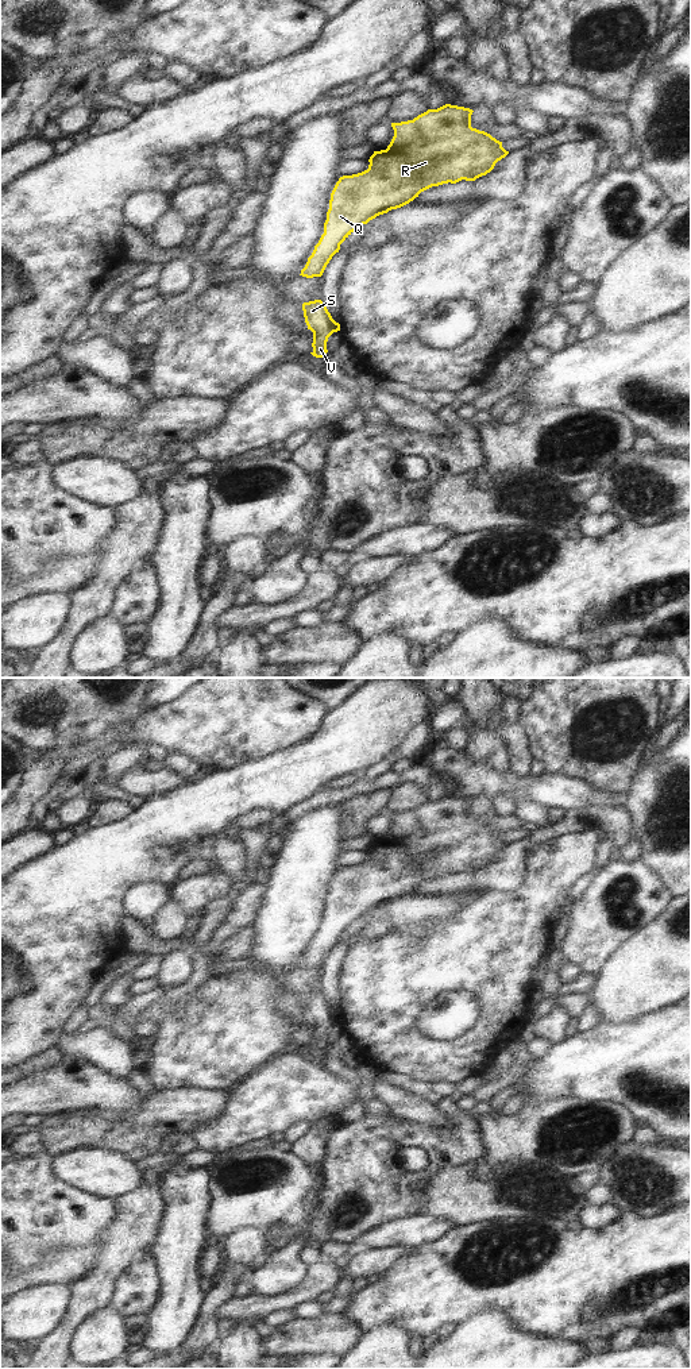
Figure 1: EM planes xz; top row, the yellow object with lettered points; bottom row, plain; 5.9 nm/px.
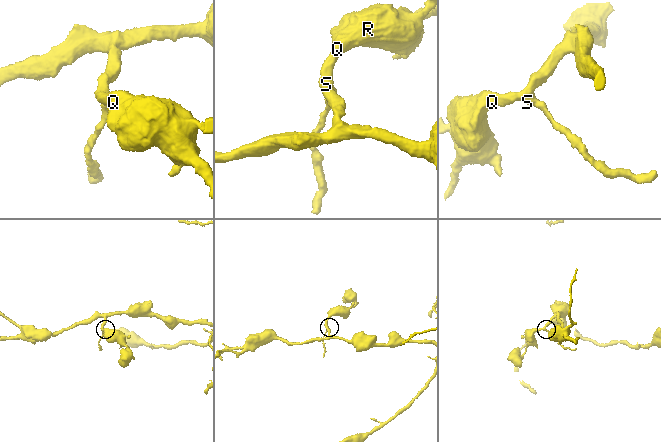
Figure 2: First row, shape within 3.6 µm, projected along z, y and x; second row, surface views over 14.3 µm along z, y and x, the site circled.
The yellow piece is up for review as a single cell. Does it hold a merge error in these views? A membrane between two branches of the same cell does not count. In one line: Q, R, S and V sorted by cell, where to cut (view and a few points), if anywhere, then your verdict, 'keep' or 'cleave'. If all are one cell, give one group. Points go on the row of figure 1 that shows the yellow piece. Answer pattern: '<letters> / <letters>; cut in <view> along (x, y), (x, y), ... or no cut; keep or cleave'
Q R S V; no cut; keep

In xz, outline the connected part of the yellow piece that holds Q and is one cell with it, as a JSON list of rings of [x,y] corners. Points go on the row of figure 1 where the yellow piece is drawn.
[[[445,104],[437,109],[428,109],[413,120],[391,123],[394,136],[387,149],[374,151],[367,170],[343,176],[336,182],[331,193],[324,234],[300,275],[321,277],[332,257],[339,252],[340,244],[358,227],[409,204],[421,192],[448,182],[475,181],[490,173],[509,151],[490,134],[471,127],[472,112],[470,108]]]

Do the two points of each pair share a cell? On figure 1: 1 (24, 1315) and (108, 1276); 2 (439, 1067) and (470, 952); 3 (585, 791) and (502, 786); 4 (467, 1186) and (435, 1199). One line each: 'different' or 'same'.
1: different
2: same
3: same
4: same

